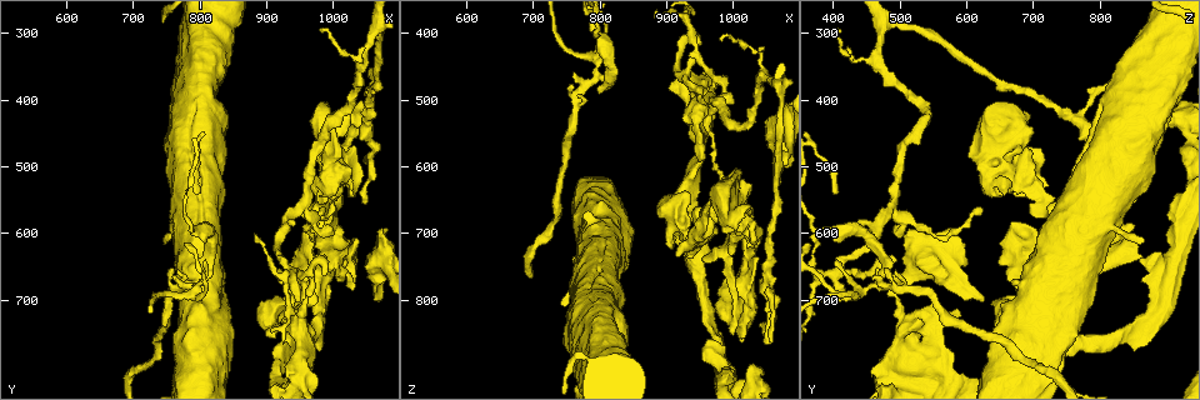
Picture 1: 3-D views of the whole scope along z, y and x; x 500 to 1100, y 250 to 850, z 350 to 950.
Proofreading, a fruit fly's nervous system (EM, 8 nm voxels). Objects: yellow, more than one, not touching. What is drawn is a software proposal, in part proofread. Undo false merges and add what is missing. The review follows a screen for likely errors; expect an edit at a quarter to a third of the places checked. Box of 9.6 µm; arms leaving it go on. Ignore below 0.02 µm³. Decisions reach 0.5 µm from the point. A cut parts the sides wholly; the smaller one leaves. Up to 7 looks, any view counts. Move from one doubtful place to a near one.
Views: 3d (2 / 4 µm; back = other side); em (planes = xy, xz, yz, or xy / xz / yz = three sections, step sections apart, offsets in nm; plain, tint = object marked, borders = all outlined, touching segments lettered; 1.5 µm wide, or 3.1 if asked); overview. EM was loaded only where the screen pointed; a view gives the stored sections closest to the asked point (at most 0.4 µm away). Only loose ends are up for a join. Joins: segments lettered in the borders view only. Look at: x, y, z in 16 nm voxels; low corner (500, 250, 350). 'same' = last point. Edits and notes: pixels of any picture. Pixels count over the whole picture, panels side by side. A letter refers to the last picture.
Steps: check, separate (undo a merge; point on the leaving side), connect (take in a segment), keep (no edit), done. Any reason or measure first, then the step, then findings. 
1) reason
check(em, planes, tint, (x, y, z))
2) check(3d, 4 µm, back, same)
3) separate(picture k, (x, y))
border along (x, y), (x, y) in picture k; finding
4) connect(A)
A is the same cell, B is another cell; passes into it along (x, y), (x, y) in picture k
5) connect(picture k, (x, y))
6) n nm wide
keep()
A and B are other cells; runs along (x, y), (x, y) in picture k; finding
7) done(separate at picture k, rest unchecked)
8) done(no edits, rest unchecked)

free end
check(em, planes, borders, (950, 570, 740))

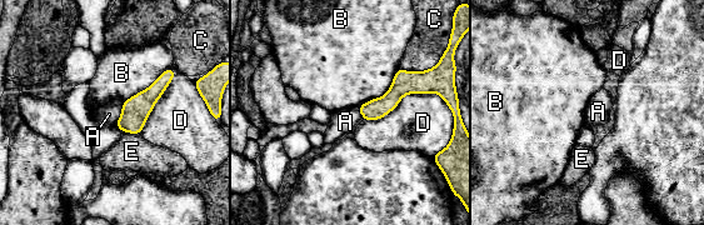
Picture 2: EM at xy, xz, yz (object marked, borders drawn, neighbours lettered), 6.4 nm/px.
keep()
A, B, C, D and E are other cells; runs along (170, 73), (121, 126) in picture 2; no lettered segment goes on from it

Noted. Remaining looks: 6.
branch stops here
check(em, xz, step 4, borders, (1035, 480, 710))

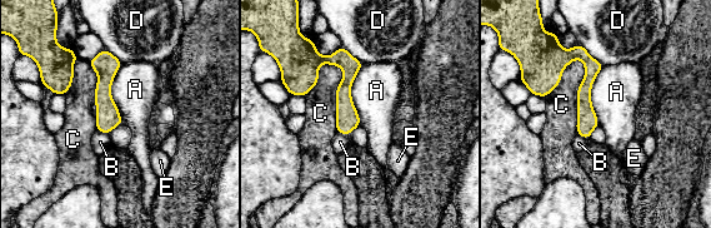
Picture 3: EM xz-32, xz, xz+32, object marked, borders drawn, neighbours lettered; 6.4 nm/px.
check(em, planes, borders, same)

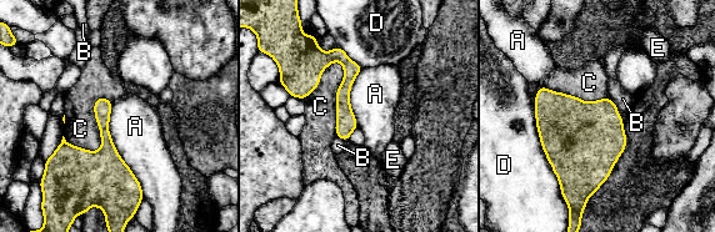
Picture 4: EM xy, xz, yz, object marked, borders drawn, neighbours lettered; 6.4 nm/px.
keep()
A, B, C, D and E are other cells; runs along (340, 55), (348, 64), (345, 136) in picture 4; none of them fits

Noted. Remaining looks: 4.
a narrow waist
check(3d, 4 µm, (955, 730, 515))

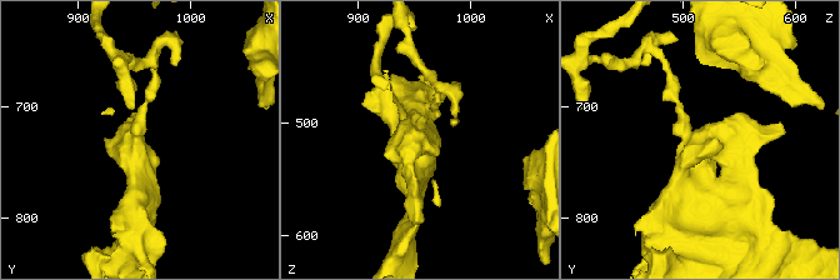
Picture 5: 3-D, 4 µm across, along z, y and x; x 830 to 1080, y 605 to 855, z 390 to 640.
shape alone is not enough
check(em, yz, step 4, tint, (952, 730, 514))

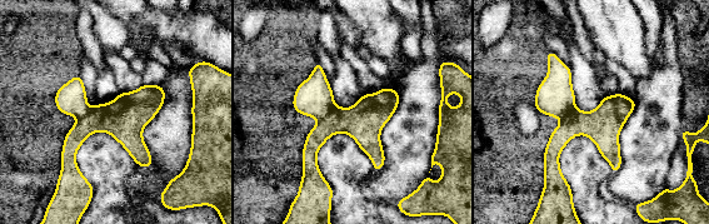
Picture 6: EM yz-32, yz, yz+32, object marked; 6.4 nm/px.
check(em, planes, borders, same)

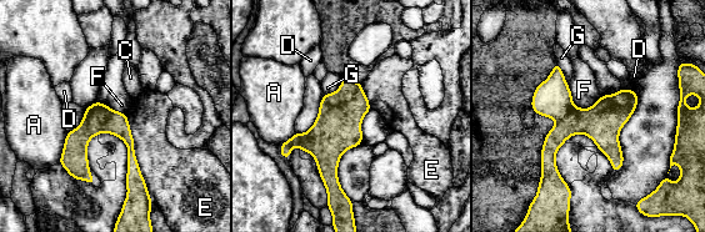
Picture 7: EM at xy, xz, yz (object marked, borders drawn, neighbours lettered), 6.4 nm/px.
190 nm wide
separate(picture 7, (553, 99))
A, C, D, E, F and G are other cells; border along (573, 105), (556, 122) in picture 7; a second cell is stuck on

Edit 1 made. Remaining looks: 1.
done(separate at picture 7, rest unchecked)

